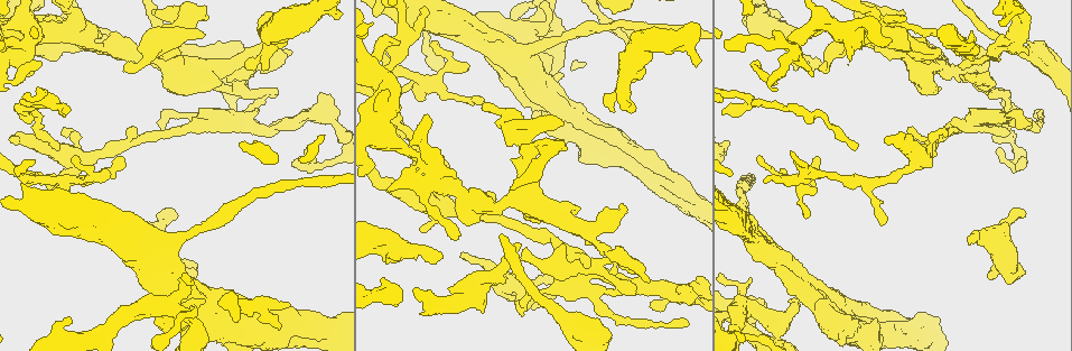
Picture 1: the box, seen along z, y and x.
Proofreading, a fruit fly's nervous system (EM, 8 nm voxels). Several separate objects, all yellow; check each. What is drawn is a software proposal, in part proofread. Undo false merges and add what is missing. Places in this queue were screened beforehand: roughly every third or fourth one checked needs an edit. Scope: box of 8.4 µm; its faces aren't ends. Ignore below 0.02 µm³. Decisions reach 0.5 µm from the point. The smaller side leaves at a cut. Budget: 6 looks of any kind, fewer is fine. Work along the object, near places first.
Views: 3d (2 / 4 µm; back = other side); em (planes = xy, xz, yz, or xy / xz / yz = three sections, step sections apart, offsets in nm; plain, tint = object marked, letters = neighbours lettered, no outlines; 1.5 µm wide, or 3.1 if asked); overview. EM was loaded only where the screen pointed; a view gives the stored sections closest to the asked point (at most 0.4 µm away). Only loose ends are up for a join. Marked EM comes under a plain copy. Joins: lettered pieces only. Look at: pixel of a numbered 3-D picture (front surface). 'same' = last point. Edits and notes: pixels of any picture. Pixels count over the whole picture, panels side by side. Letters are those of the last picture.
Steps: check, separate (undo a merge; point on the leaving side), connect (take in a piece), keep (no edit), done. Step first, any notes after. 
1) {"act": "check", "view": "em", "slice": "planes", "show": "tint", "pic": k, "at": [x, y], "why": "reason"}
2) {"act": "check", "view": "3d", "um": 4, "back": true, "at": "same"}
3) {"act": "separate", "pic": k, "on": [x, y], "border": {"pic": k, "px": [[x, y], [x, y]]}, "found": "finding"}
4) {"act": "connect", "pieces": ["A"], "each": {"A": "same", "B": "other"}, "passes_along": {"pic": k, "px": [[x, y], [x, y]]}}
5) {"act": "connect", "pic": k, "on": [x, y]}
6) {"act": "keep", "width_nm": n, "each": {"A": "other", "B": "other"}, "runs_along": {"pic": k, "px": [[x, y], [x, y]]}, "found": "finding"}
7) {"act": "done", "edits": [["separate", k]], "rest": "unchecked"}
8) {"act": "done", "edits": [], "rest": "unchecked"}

{"act": "check", "view": "3d", "um": 2, "pic": 1, "at": [529, 309], "why": "an open end"}

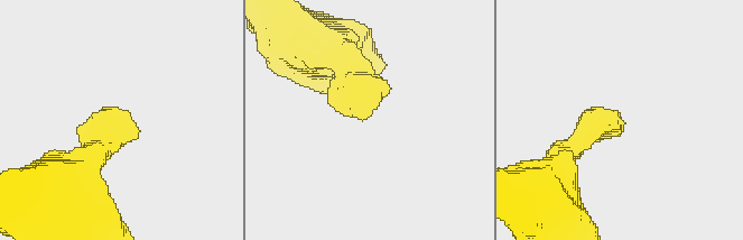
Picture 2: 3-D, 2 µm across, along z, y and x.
{"act": "check", "view": "em", "slice": "xz", "step": 4, "show": "letters", "pic": 2, "at": [367, 116]}

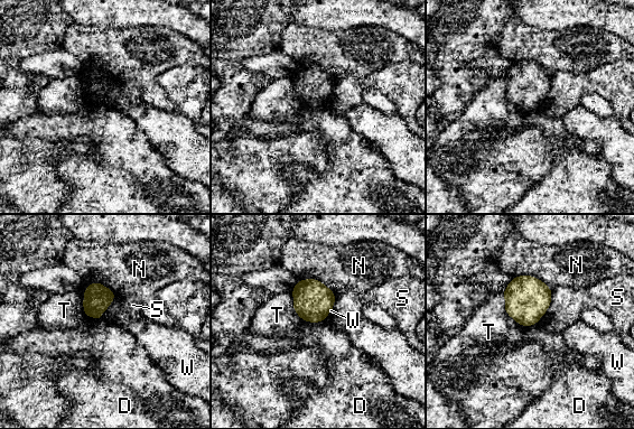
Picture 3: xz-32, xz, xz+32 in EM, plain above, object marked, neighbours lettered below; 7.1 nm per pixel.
{"act": "check", "view": "em", "slice": "planes", "show": "letters", "at": "same"}

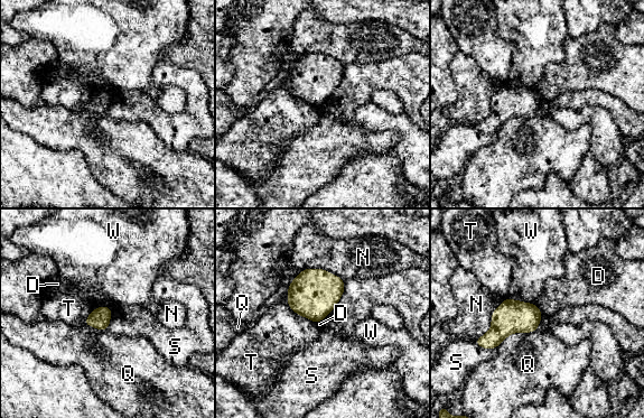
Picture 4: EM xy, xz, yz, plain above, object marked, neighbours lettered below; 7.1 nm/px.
{"act": "keep", "each": {"D": "other", "N": "other", "Q": "other", "S": "other", "T": "other", "W": "other"}, "border": {"pic": 4, "px": [[345, 281], [343, 295], [319, 322]]}, "found": "none of them fits"}

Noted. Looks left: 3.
{"act": "check", "view": "3d", "um": 2, "pic": 1, "at": [970, 243], "why": "branch stops here"}

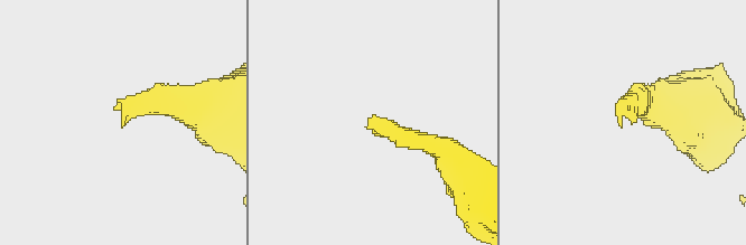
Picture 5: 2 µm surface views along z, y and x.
{"act": "check", "view": "em", "slice": "planes", "show": "letters", "pic": 5, "at": [617, 120]}

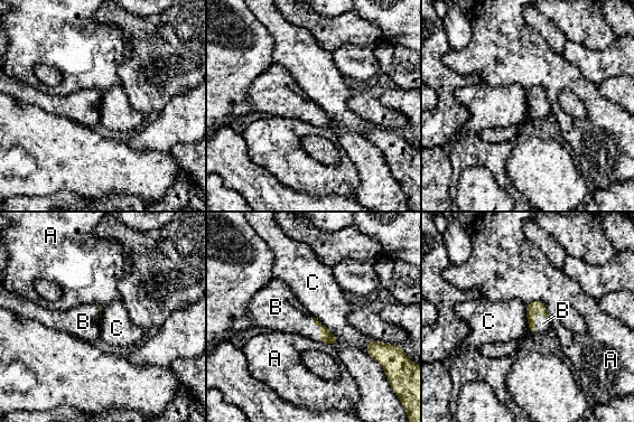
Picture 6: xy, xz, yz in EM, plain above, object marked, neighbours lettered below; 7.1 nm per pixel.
{"act": "connect", "pieces": ["B"], "longest_contact_nm": ["C", 260], "each": {"A": "other", "B": "same", "C": "other"}, "found": "it goes on there"}

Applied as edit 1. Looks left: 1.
{"act": "done", "edits": [["connect", 6]], "rest": "unchecked"}

